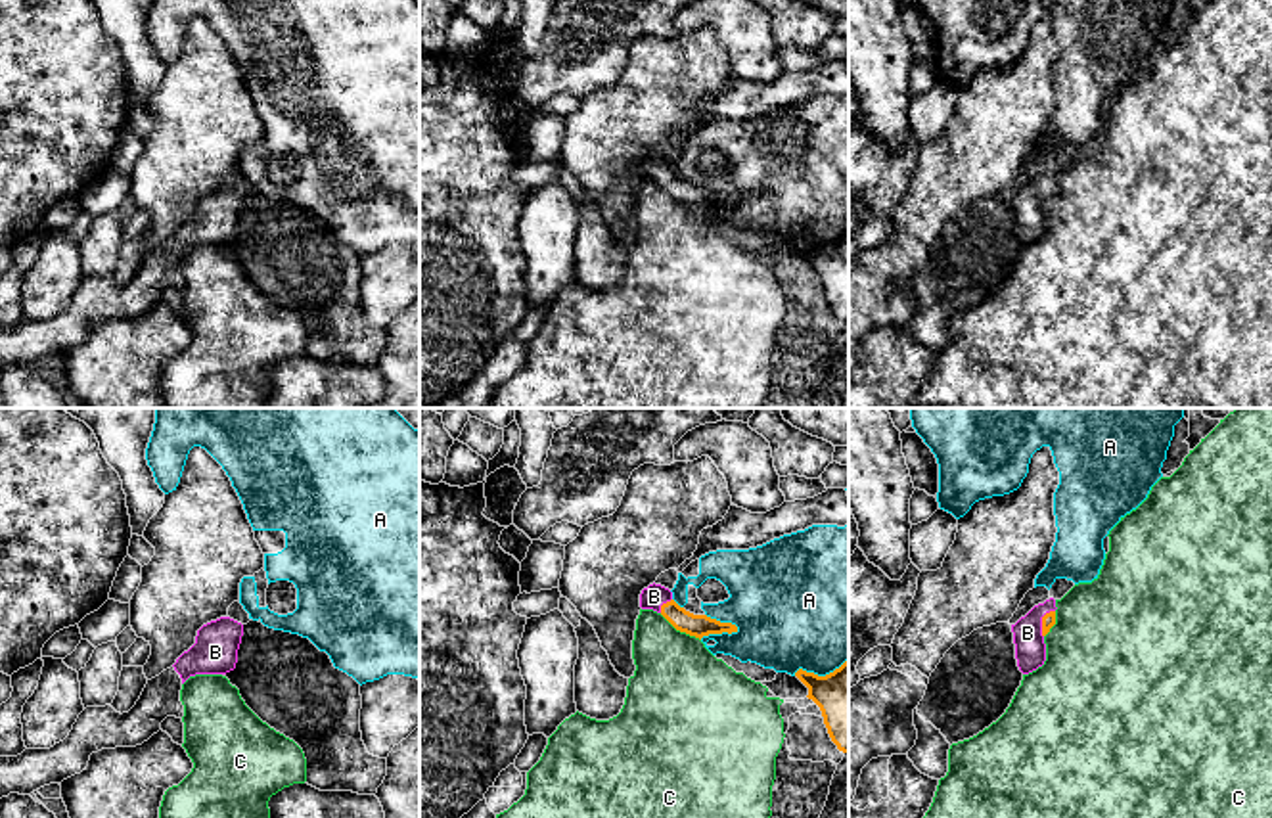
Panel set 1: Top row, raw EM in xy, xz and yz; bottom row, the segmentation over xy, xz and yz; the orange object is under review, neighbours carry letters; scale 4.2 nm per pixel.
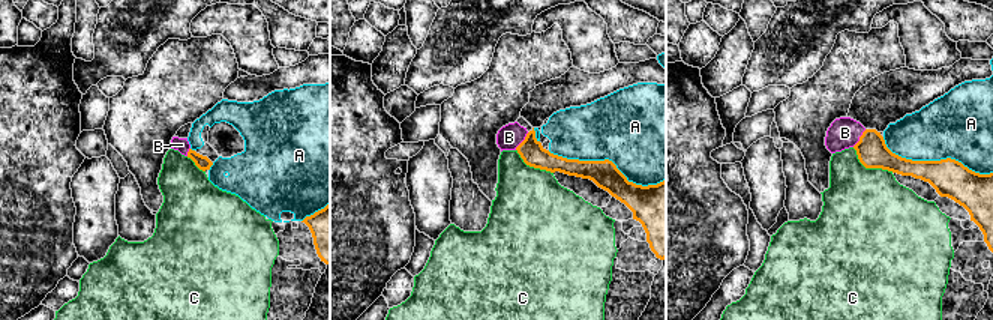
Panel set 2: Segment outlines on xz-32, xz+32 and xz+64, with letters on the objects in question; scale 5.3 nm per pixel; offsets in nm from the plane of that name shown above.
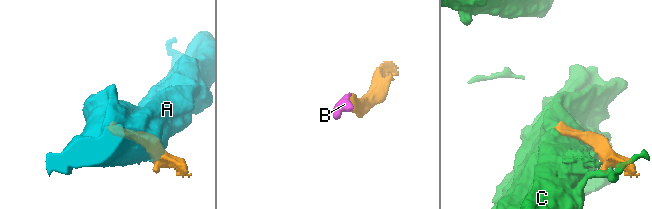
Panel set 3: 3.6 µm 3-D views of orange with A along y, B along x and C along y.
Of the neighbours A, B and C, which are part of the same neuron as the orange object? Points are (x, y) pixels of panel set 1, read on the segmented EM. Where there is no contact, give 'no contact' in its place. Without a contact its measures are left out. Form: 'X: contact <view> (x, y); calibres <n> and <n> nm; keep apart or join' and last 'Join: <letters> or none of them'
A: contact xz (719, 633); calibres 100 and 360 nm; keep apart
B: contact yz (1043, 621); calibres 60 and 130 nm; join
C: contact xz (681, 631); calibres 100 and 400 nm; keep apart
Join: B

